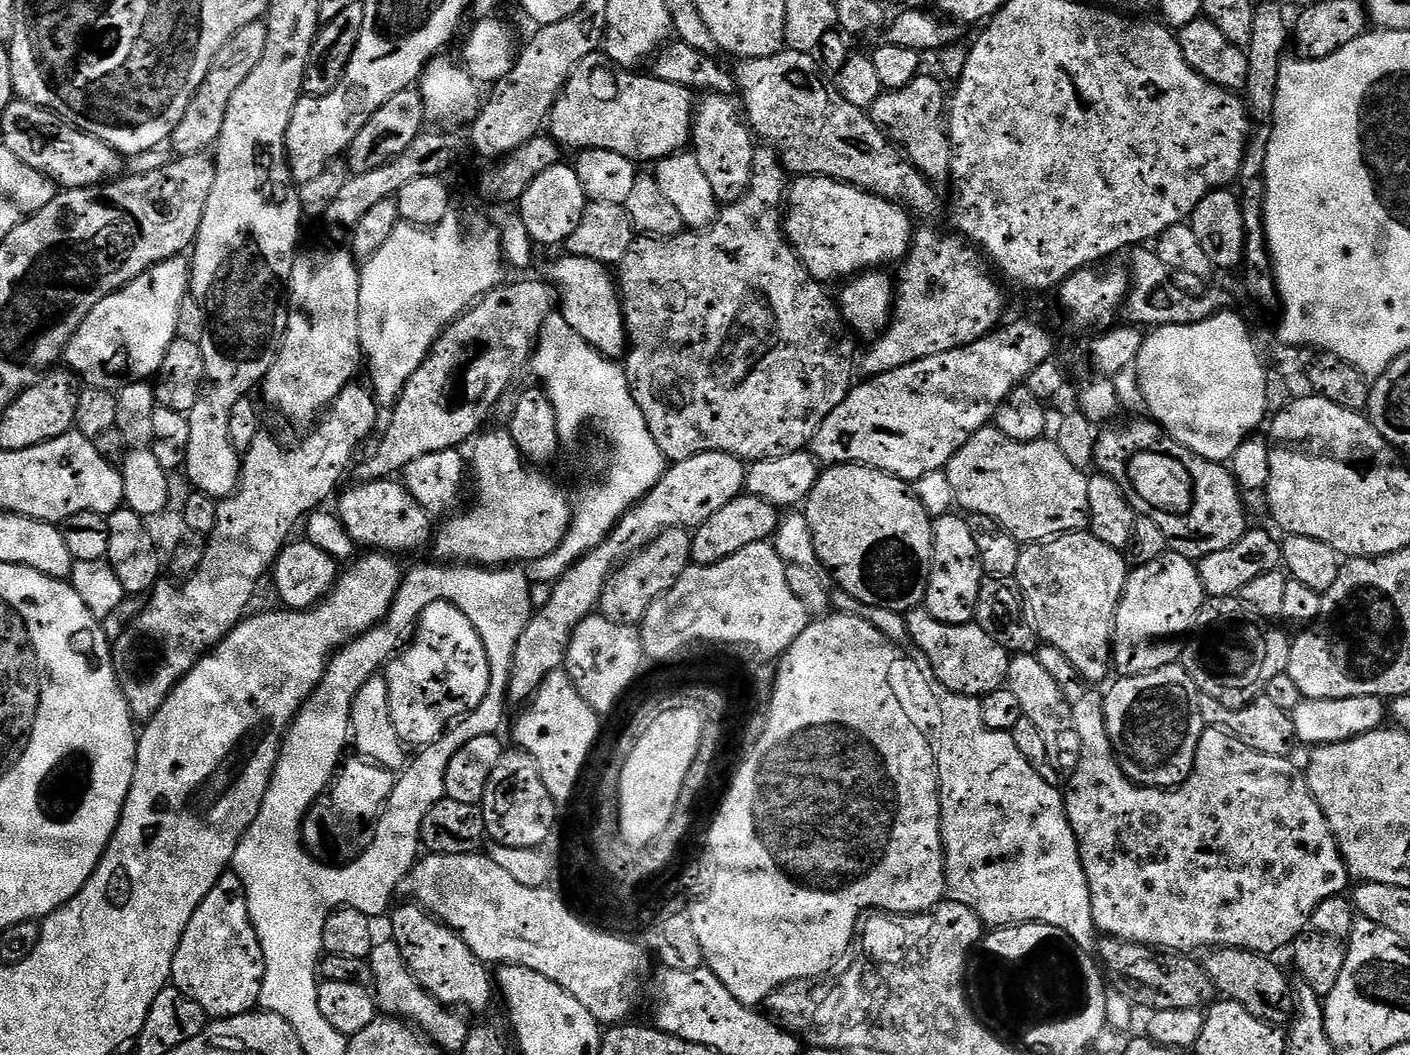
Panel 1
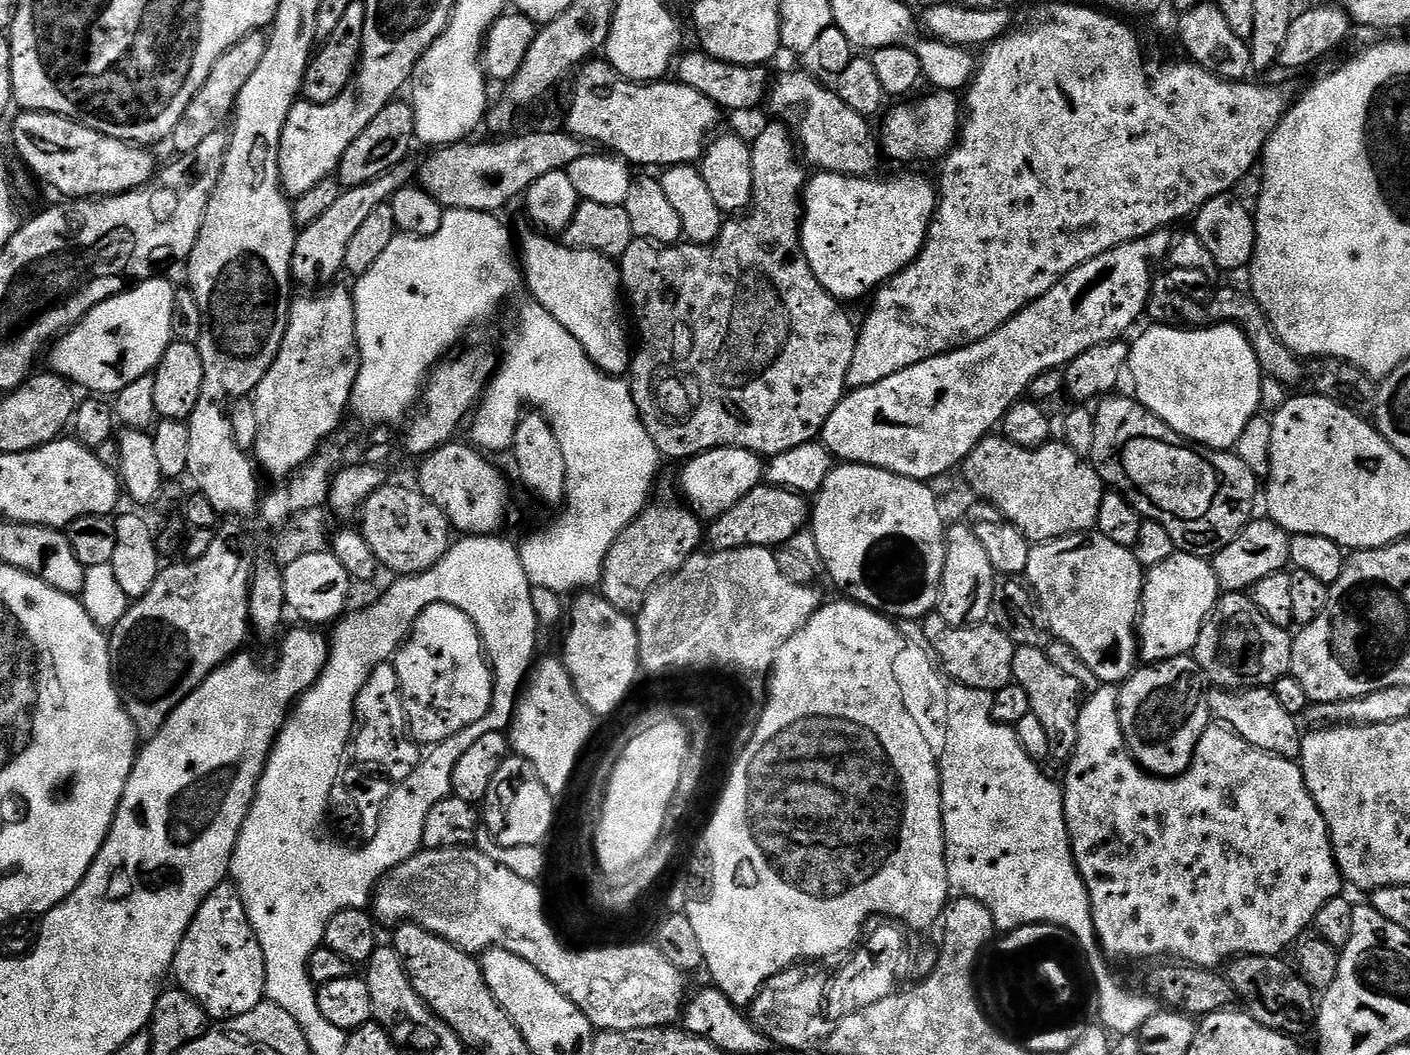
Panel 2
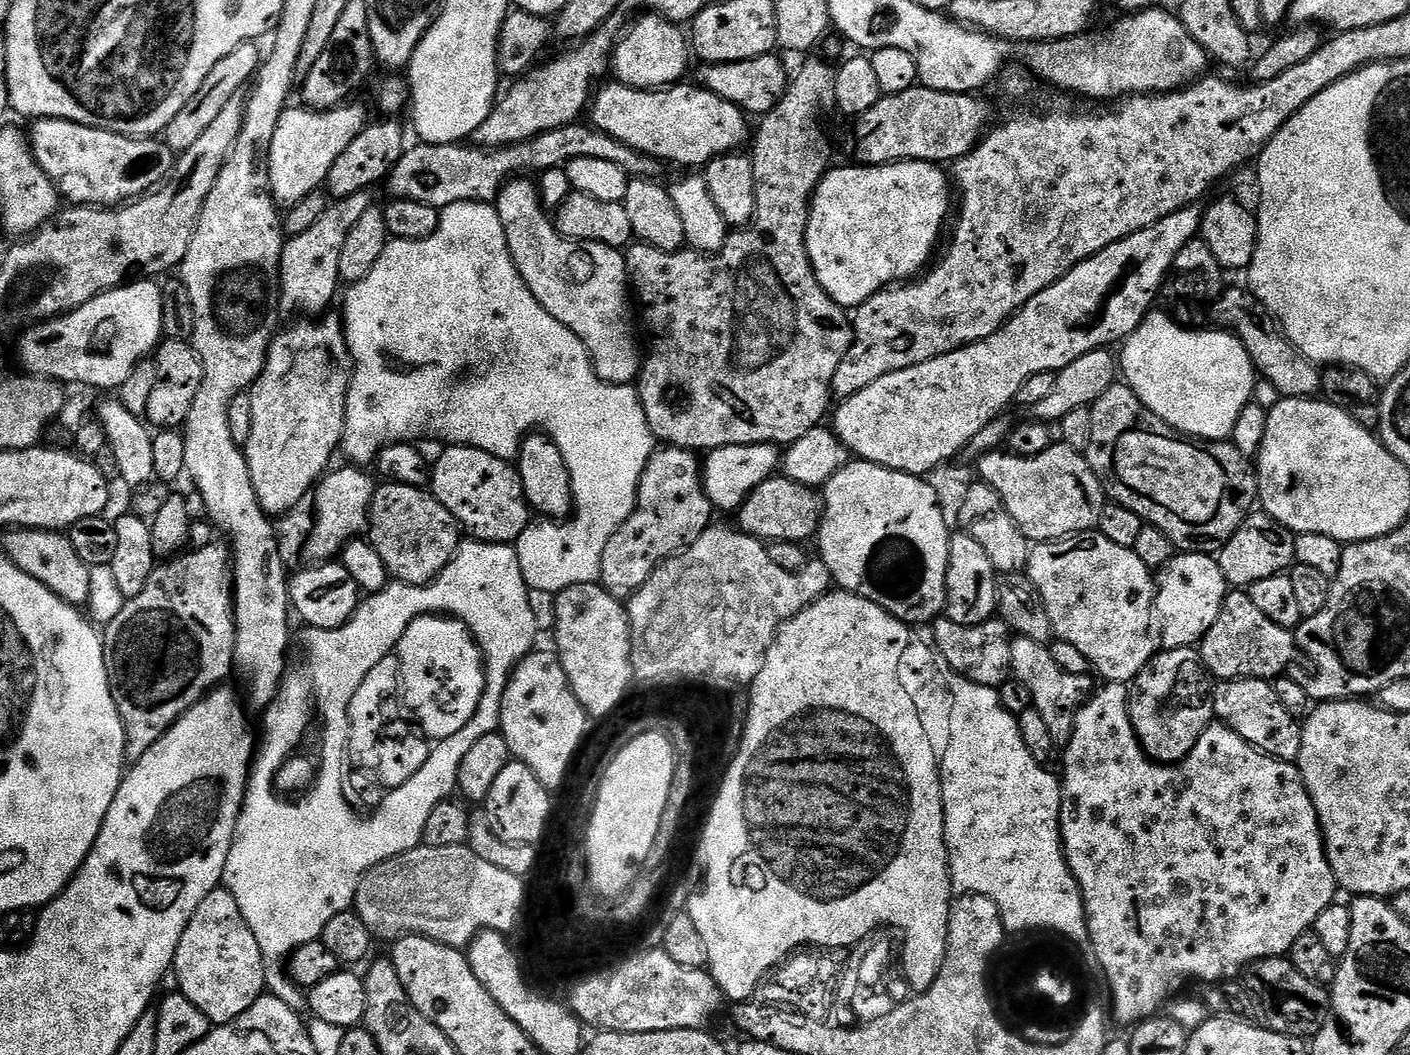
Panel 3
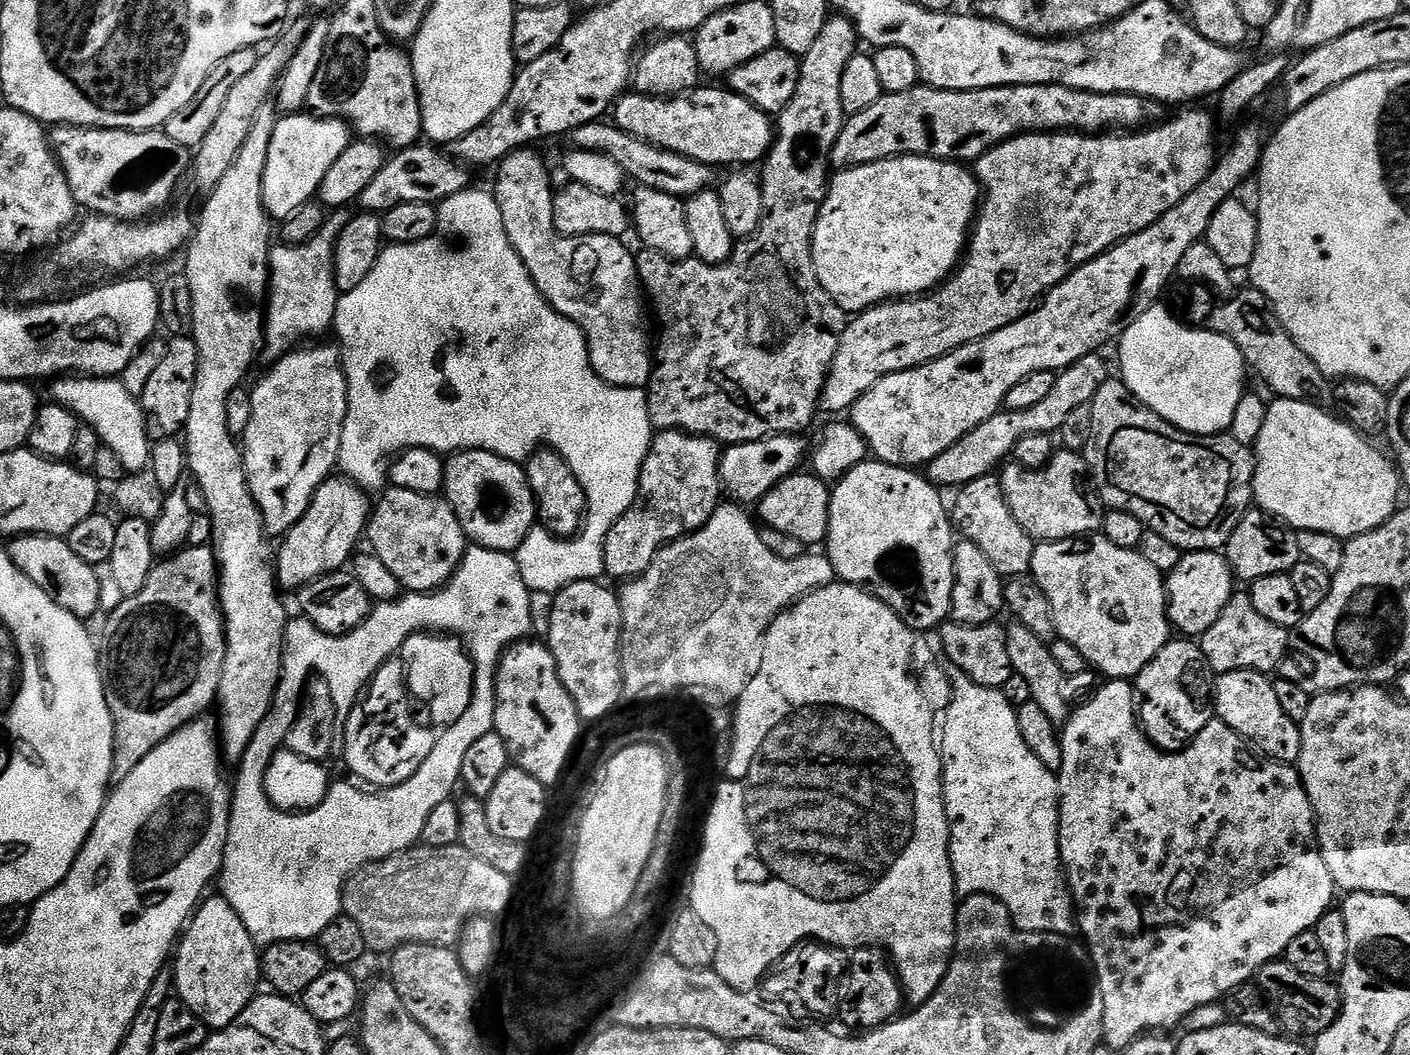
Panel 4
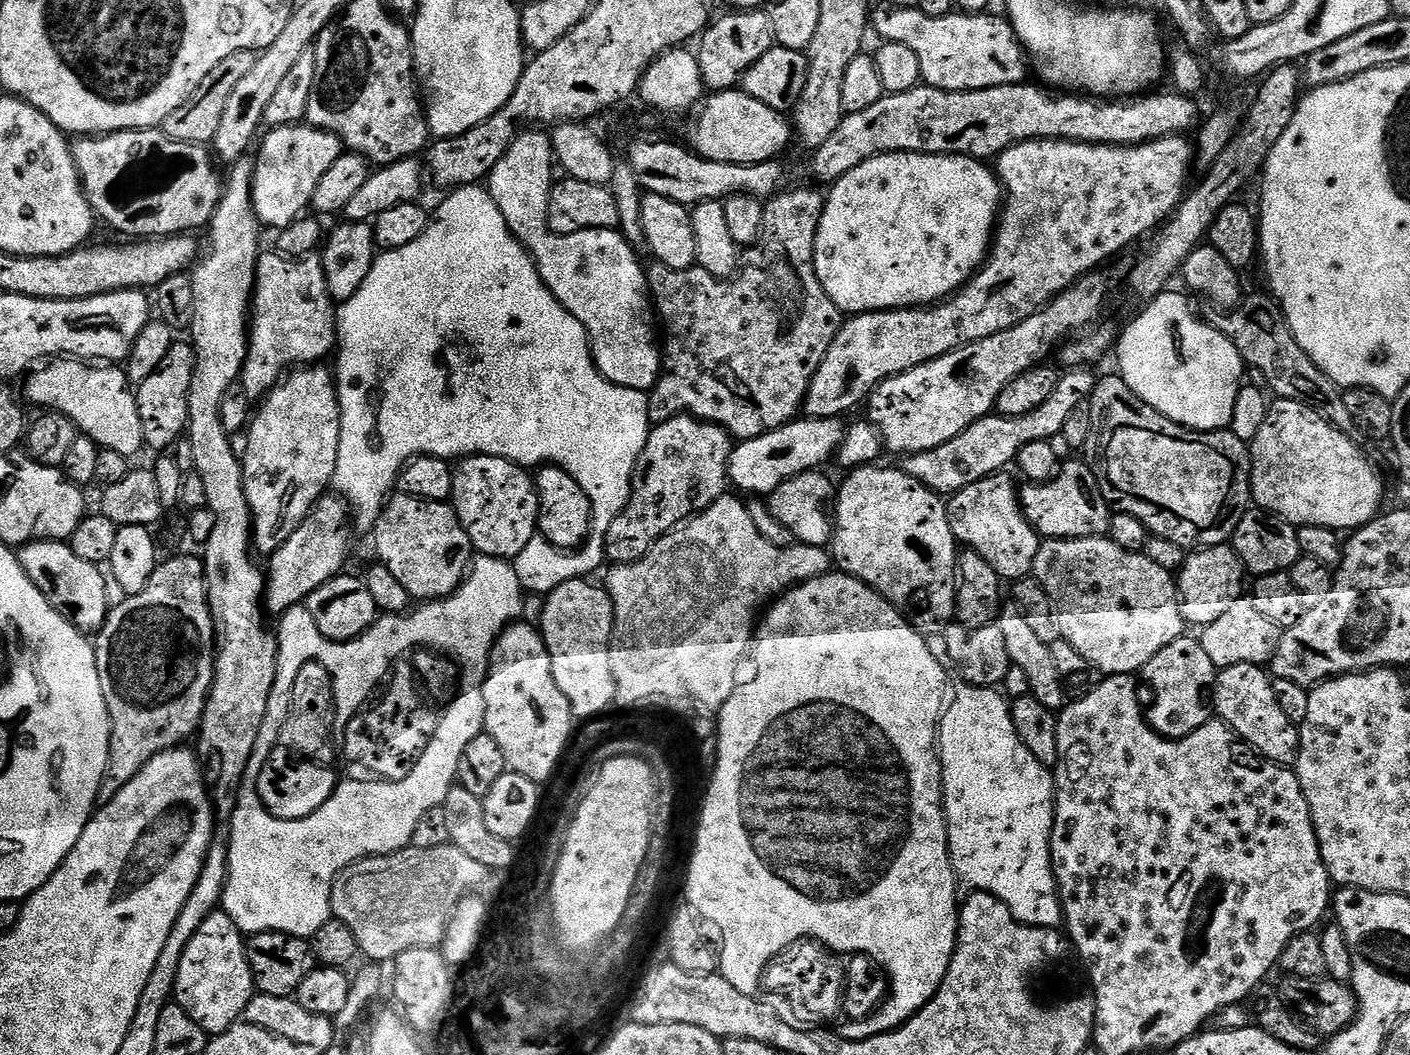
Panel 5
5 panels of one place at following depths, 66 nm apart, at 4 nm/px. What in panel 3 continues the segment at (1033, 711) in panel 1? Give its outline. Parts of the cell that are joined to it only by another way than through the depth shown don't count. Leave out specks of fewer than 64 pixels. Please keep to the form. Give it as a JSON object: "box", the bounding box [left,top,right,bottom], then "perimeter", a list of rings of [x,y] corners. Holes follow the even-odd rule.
{"box":[1010,636,1086,746],"perimeter":[[[1016,636],[1013,639],[1010,662],[1012,663],[1012,676],[1018,682],[1022,682],[1026,690],[1030,690],[1032,707],[1036,708],[1038,714],[1042,714],[1042,719],[1046,721],[1053,745],[1066,746],[1074,734],[1074,722],[1078,718],[1080,709],[1086,703],[1085,677],[1066,674],[1066,670],[1062,670],[1062,666],[1054,662],[1052,649],[1048,644],[1039,644],[1025,636]]]}

